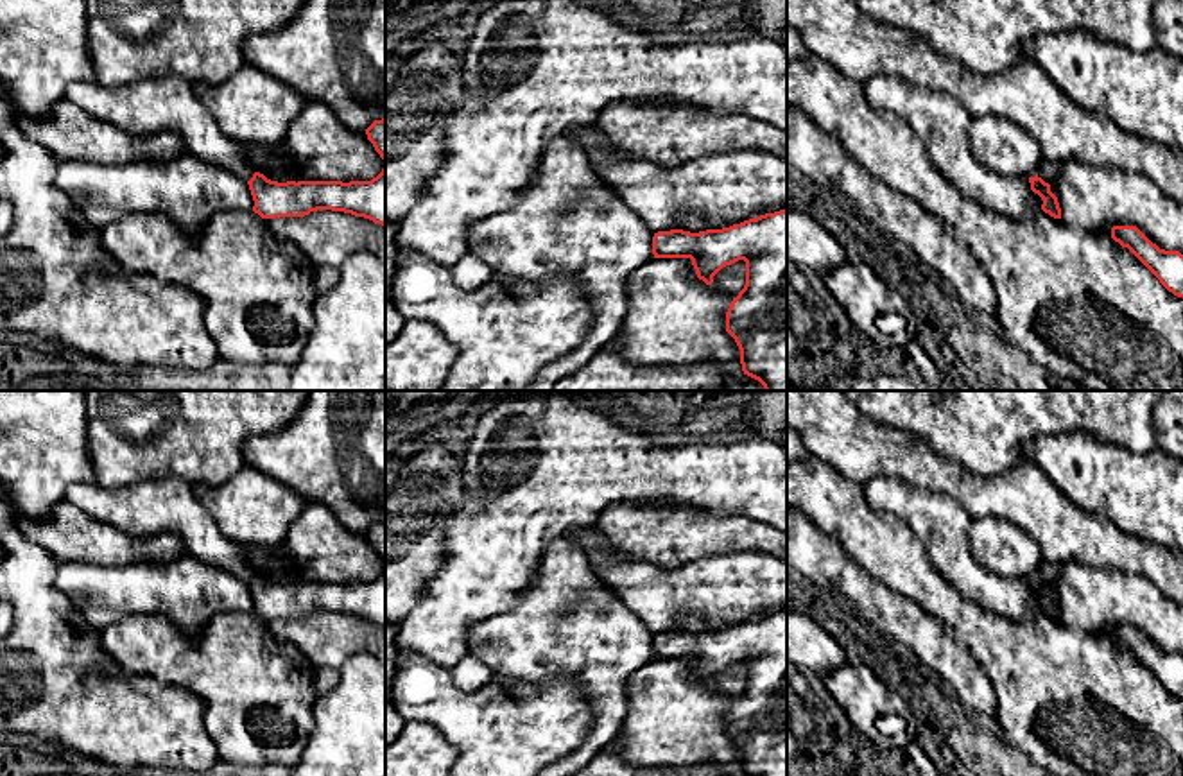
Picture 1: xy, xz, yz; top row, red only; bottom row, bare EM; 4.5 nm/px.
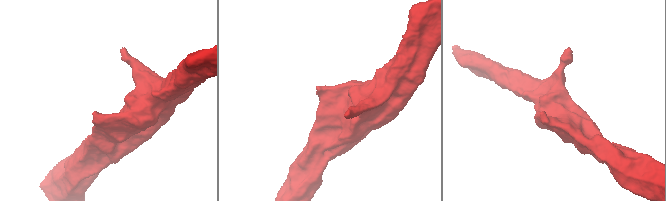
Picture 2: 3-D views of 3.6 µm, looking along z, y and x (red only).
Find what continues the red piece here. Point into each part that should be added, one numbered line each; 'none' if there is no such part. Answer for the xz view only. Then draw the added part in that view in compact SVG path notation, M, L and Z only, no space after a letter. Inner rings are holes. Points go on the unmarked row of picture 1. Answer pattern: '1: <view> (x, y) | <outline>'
none

